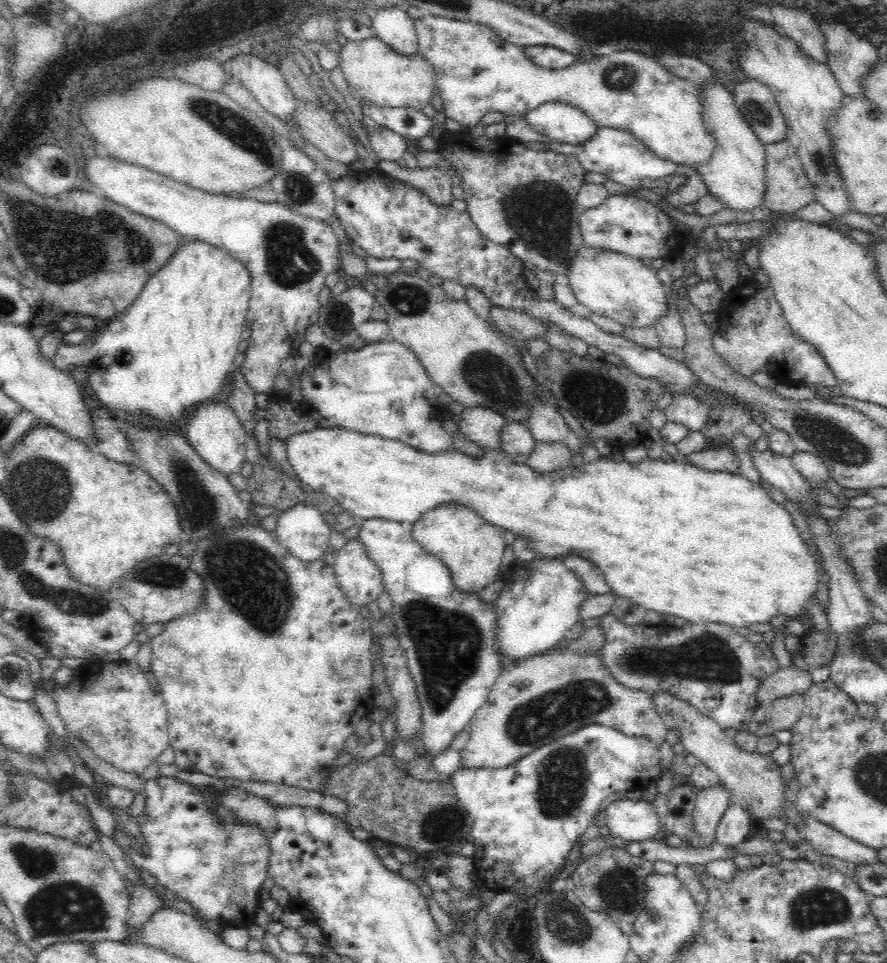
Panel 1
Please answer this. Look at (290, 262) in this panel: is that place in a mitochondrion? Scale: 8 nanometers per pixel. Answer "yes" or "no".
yes

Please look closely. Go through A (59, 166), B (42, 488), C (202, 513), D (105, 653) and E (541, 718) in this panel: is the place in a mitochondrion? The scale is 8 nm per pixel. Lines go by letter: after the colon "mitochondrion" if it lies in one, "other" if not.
A: other
B: mitochondrion
C: mitochondrion
D: other
E: mitochondrion

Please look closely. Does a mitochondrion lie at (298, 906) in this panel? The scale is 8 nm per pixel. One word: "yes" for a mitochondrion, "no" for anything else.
no

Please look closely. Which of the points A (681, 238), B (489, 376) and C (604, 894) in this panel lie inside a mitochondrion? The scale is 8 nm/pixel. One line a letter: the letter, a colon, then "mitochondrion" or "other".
A: other
B: mitochondrion
C: mitochondrion

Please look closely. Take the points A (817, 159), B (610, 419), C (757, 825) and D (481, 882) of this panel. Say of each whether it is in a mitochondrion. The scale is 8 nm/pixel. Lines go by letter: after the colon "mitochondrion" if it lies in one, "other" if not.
A: mitochondrion
B: mitochondrion
C: other
D: other

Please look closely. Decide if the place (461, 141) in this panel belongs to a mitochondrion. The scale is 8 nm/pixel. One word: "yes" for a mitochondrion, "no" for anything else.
no

